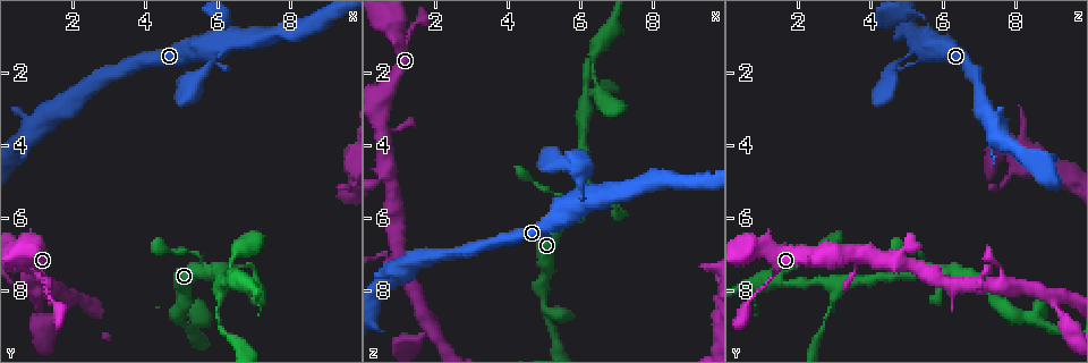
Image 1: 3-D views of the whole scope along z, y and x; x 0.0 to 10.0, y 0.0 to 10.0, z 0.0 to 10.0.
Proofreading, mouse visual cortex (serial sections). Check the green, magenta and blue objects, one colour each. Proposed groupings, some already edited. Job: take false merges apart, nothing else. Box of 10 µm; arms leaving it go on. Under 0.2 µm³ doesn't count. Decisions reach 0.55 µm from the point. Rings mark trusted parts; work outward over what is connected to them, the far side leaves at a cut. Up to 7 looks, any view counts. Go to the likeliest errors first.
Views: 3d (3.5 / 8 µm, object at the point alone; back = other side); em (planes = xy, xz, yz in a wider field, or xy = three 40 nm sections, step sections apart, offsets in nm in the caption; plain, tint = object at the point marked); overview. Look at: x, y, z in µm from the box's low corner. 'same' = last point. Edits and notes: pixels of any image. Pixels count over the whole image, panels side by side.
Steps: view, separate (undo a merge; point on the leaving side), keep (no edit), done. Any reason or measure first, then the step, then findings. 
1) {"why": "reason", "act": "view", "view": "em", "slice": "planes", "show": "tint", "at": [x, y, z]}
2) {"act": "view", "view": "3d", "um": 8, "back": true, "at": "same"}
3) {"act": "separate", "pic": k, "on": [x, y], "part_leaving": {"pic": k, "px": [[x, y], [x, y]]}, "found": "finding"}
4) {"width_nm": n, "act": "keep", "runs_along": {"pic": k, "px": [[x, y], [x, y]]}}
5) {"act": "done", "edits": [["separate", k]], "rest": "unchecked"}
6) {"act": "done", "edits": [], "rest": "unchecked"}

{"why": "thick turns thin", "act": "view", "view": "3d", "um": 3.5, "back": true, "at": [6.15, 7.75, 3.25]}

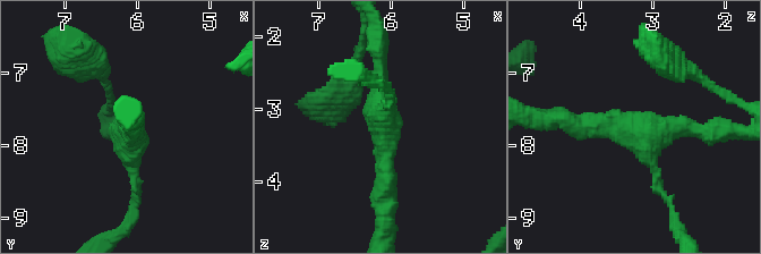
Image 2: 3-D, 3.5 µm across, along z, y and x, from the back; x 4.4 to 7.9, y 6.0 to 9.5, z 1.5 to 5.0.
{"arm_widths_nm": [150, 200, 250], "act": "keep", "found": "continuous, no second cell"}

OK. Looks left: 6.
{"why": "two arms in line, one across", "act": "view", "view": "3d", "um": 3.5, "at": [1.05, 7.80, 6.95]}

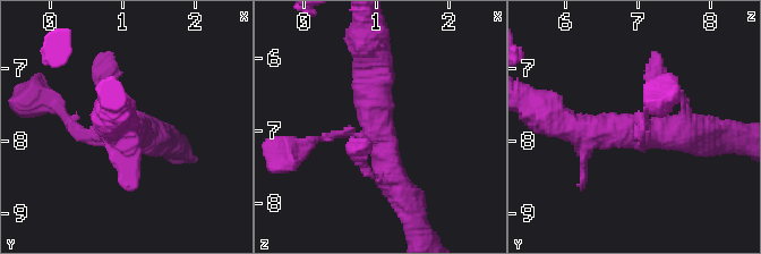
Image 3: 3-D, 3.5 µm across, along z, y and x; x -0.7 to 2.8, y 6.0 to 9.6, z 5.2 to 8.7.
{"arms": 3, "arm_widths_nm": [150, 400, 400], "act": "view", "view": "em", "slice": "xy", "step": 1, "show": "tint", "at": [1.00, 7.85, 6.95]}

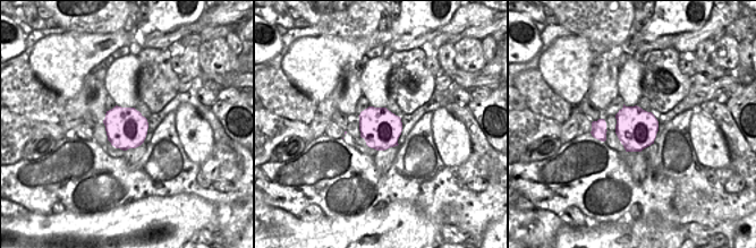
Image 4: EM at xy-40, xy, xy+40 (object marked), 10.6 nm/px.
{"act": "keep", "runs_along": {"pic": 3, "px": [[365, 56], [385, 167], [403, 195]]}, "found": "one cell here"}

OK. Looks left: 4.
{"why": "sharp bend", "act": "view", "view": "3d", "um": 3.5, "back": true, "at": [6.15, 1.35, 5.20]}

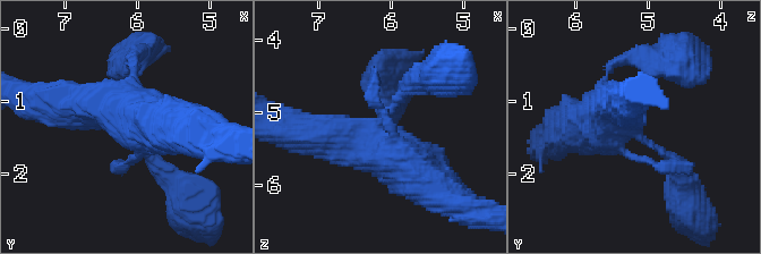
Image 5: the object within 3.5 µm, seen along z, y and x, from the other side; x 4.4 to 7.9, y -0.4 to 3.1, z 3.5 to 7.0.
{"act": "keep", "runs_along": {"pic": 5, "px": [[442, 192], [393, 157], [309, 134]]}, "found": "continuous, no second cell"}

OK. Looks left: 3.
{"act": "done", "edits": [], "rest": "unchecked"}

